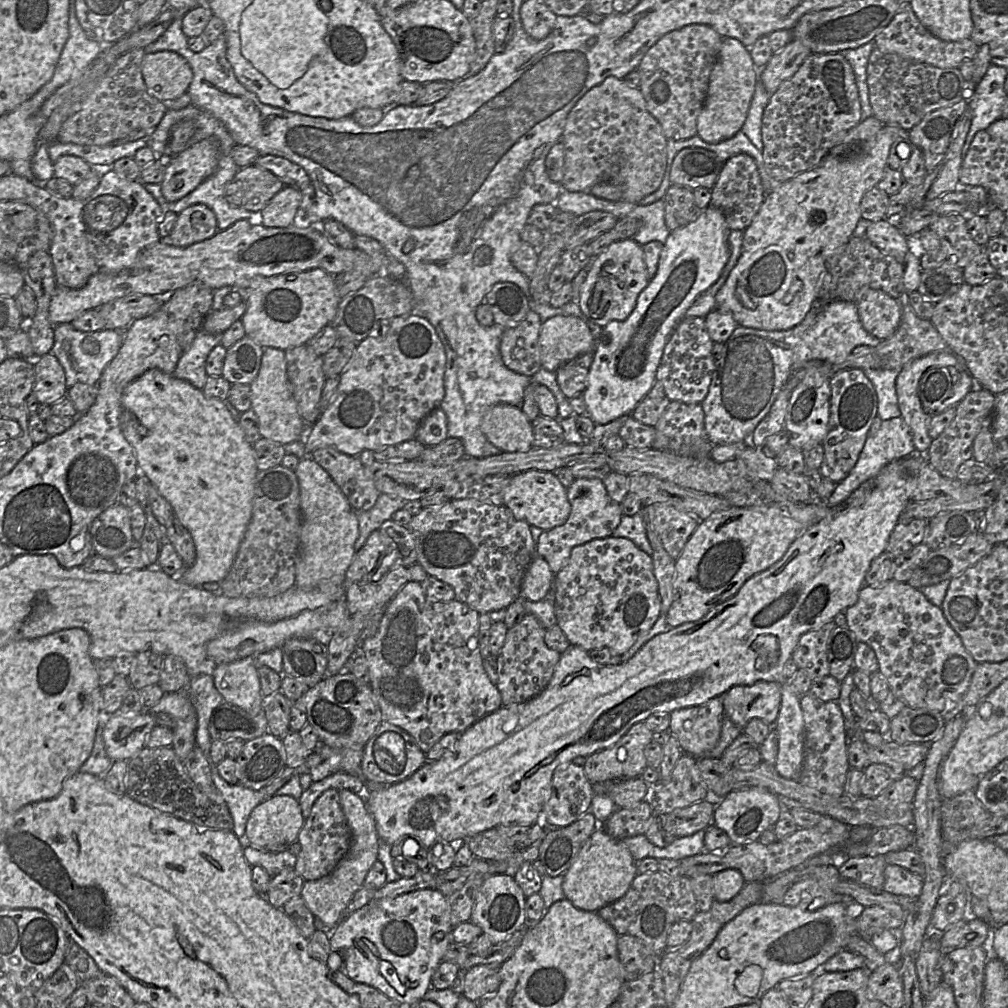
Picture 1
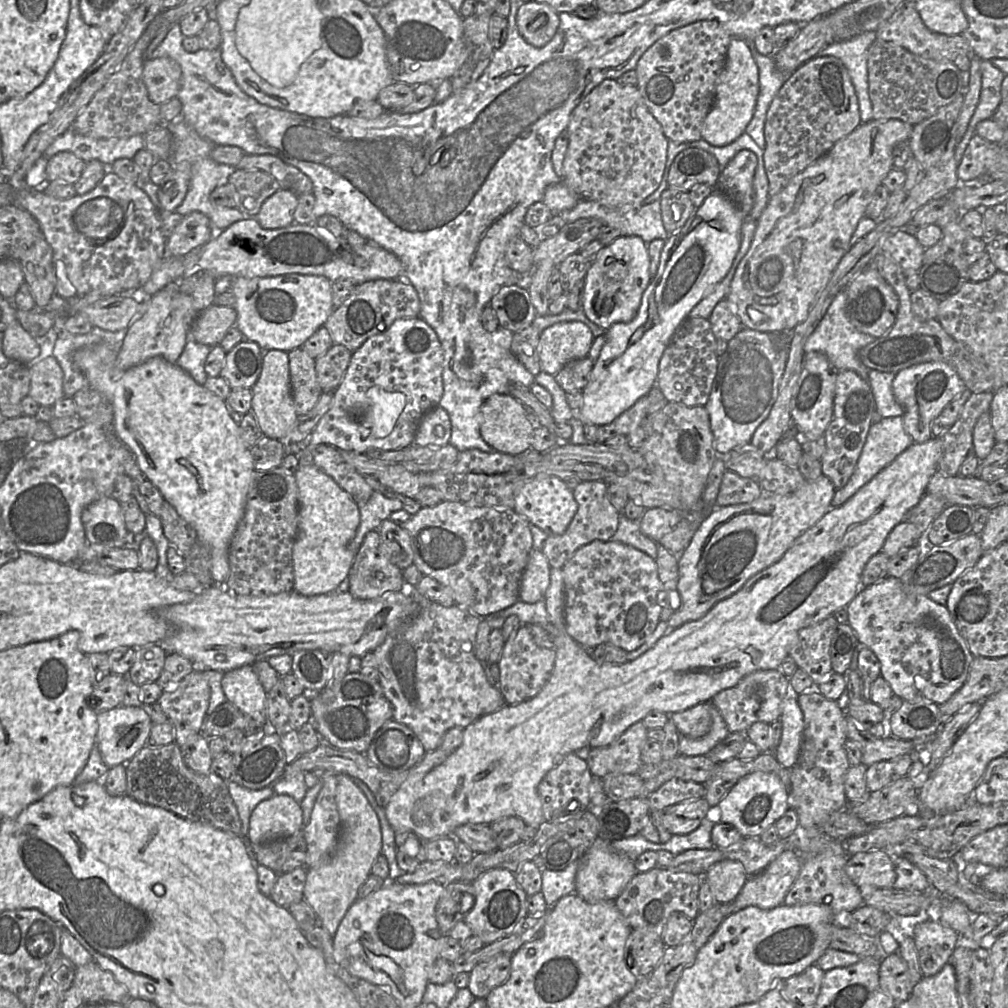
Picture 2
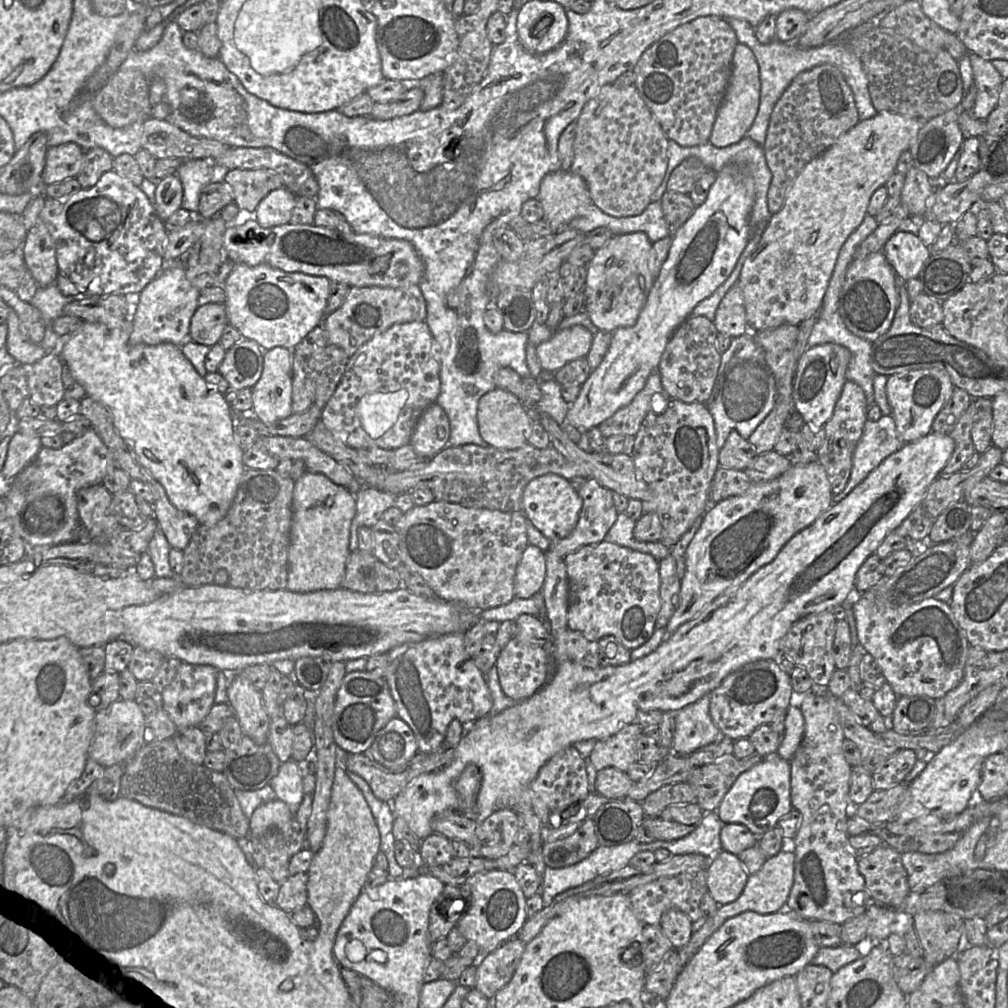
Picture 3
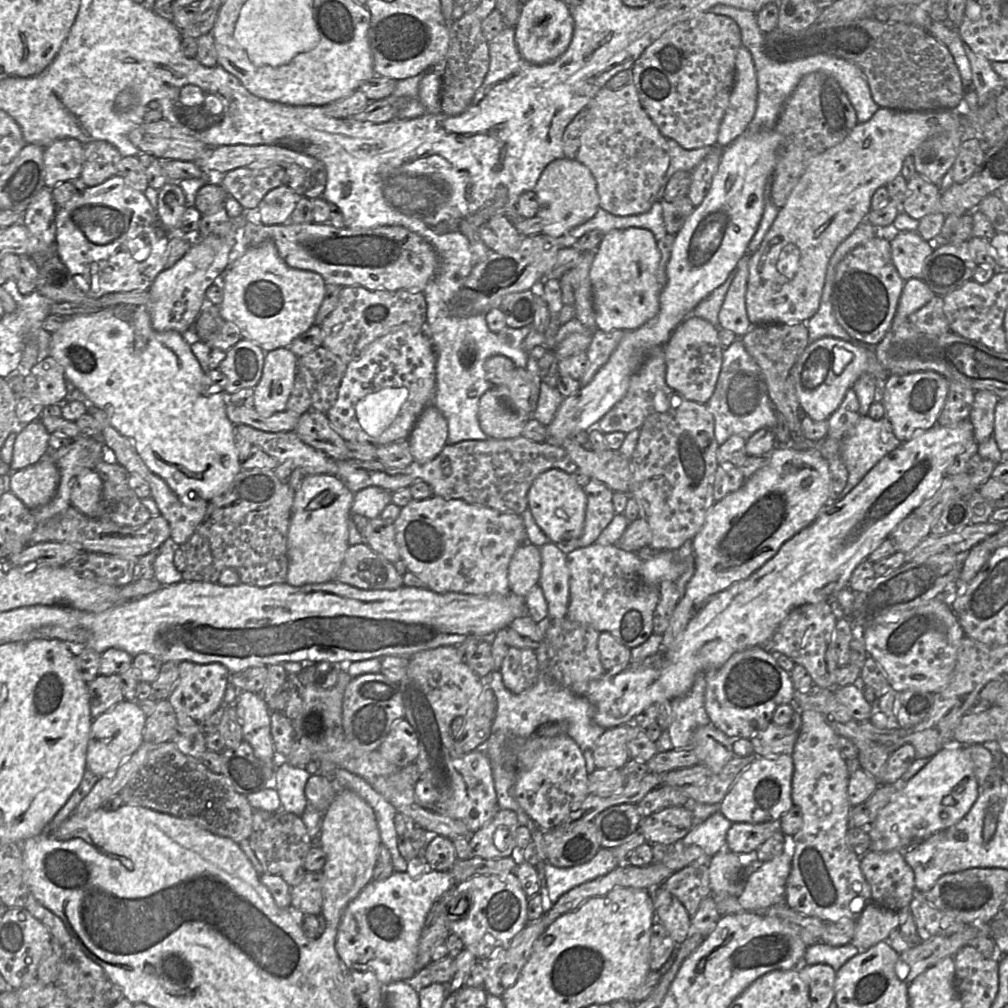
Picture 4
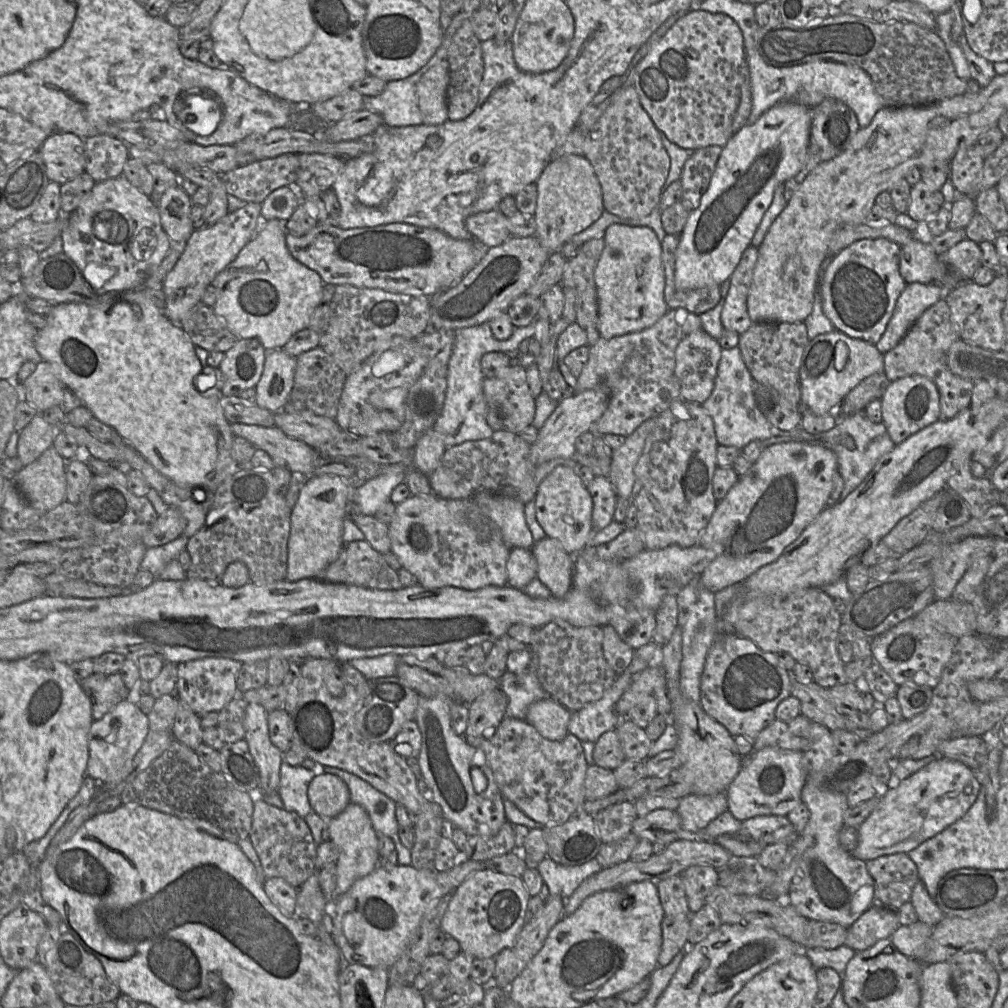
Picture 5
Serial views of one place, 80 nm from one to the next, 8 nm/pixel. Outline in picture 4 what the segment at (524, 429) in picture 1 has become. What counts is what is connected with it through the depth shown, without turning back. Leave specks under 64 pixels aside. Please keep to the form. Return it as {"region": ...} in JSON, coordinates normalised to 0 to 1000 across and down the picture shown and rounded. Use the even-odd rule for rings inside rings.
{"region":[[[489,384],[476,395],[474,416],[477,427],[495,437],[518,433],[523,419],[493,393]]]}

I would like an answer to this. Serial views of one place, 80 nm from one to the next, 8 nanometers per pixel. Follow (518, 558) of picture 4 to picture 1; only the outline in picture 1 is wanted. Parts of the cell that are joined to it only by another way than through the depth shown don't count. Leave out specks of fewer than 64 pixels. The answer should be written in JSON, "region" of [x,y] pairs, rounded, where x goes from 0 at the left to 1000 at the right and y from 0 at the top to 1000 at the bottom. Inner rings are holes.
{"region":[[[532,551],[522,564],[517,578],[517,592],[534,597],[548,590],[550,568],[543,557]]]}

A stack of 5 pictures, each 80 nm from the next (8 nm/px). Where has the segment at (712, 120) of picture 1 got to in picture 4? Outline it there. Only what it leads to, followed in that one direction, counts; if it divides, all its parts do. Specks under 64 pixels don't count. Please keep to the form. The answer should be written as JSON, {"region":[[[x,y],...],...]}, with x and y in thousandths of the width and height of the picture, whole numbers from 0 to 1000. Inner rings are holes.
{"region":[[[735,46],[730,54],[729,78],[723,103],[715,120],[711,144],[719,147],[737,133],[745,122],[751,107],[752,83],[747,58]]]}

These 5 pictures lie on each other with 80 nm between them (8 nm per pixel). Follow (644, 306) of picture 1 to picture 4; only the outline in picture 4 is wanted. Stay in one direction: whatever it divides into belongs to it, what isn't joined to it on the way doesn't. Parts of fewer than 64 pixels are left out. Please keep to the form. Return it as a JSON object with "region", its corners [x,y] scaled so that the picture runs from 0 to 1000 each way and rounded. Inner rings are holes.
{"region":[[[769,128],[753,131],[740,129],[717,148],[702,191],[671,232],[661,266],[662,281],[655,291],[652,313],[636,324],[621,328],[587,378],[568,393],[560,395],[549,418],[542,425],[543,439],[558,442],[562,436],[571,430],[583,429],[591,424],[597,414],[620,393],[627,373],[644,349],[658,344],[688,307],[720,279],[733,258],[742,250],[742,243],[756,217],[759,187],[770,166],[775,138]]]}

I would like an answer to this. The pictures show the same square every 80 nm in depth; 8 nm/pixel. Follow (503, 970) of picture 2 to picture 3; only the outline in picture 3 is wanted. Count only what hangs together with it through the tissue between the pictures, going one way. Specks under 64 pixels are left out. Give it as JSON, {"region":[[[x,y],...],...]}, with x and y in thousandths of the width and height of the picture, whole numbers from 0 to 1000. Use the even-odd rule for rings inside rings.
{"region":[[[510,930],[491,942],[479,946],[472,954],[471,978],[484,991],[508,970],[519,947],[522,936]]]}

